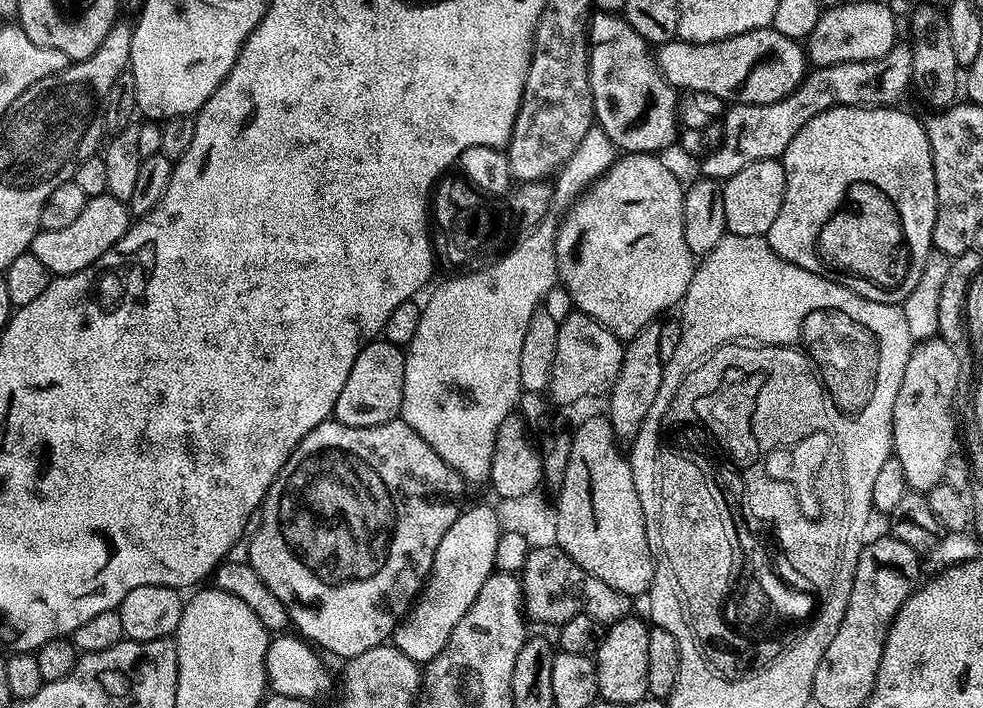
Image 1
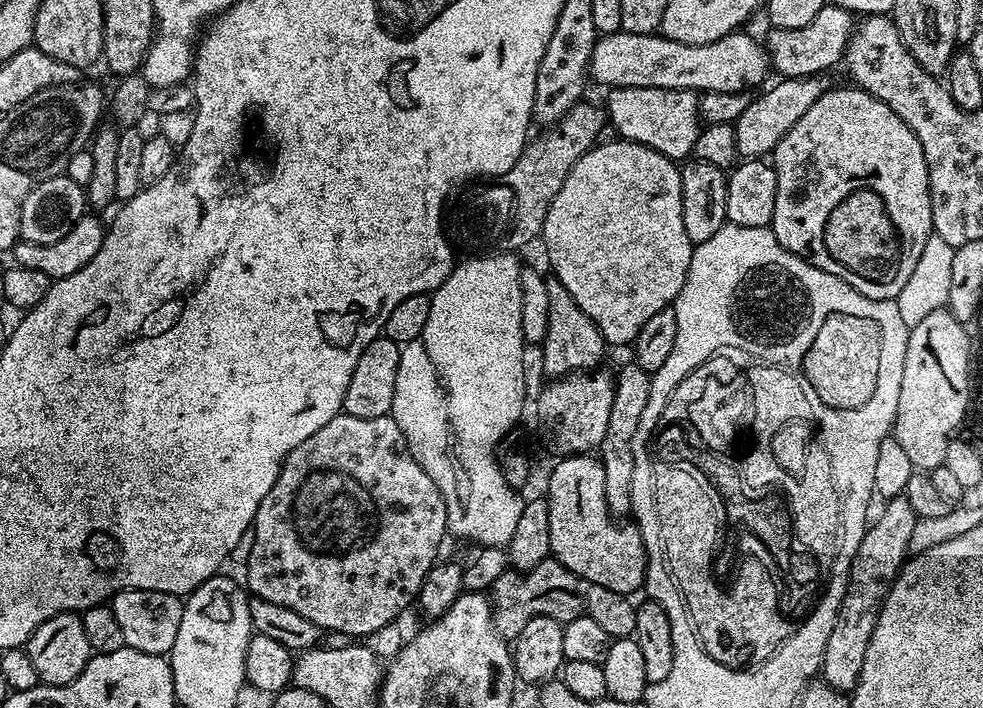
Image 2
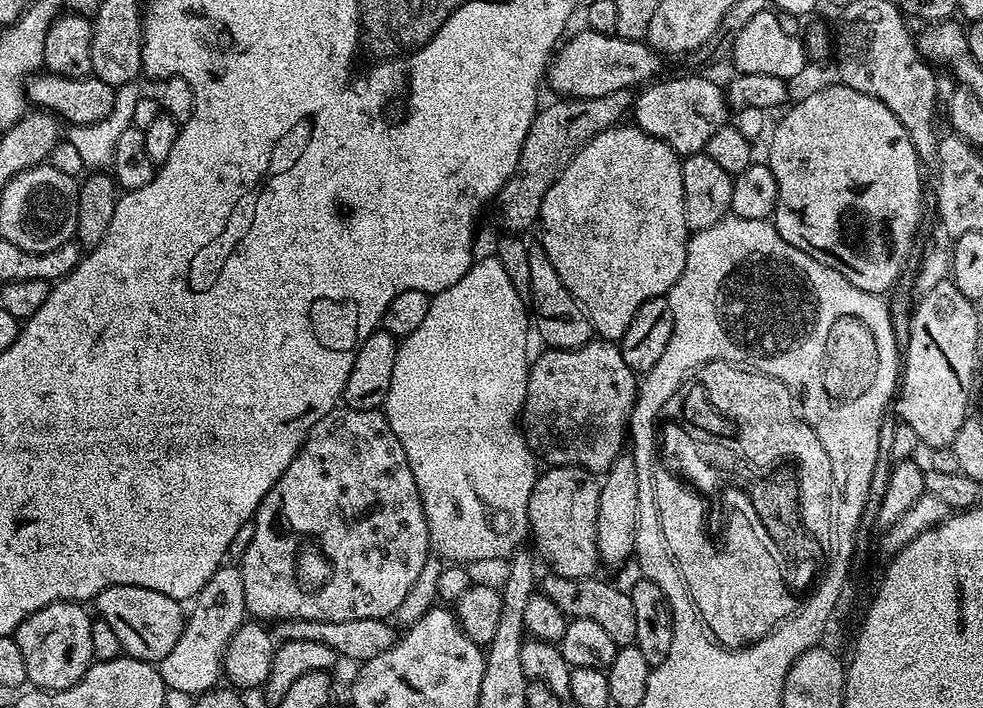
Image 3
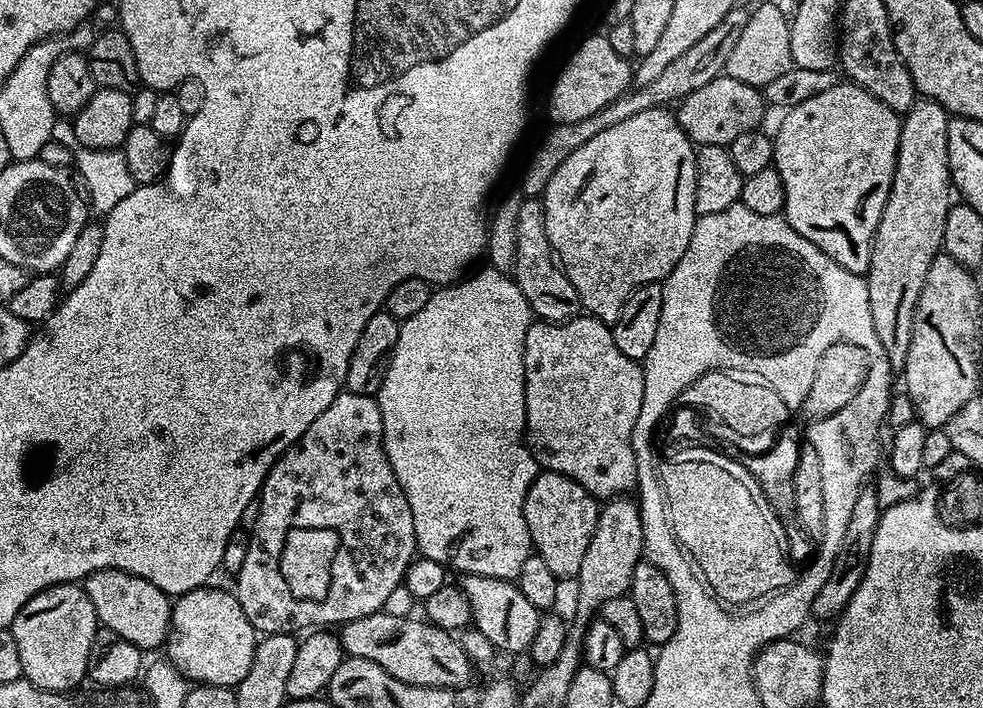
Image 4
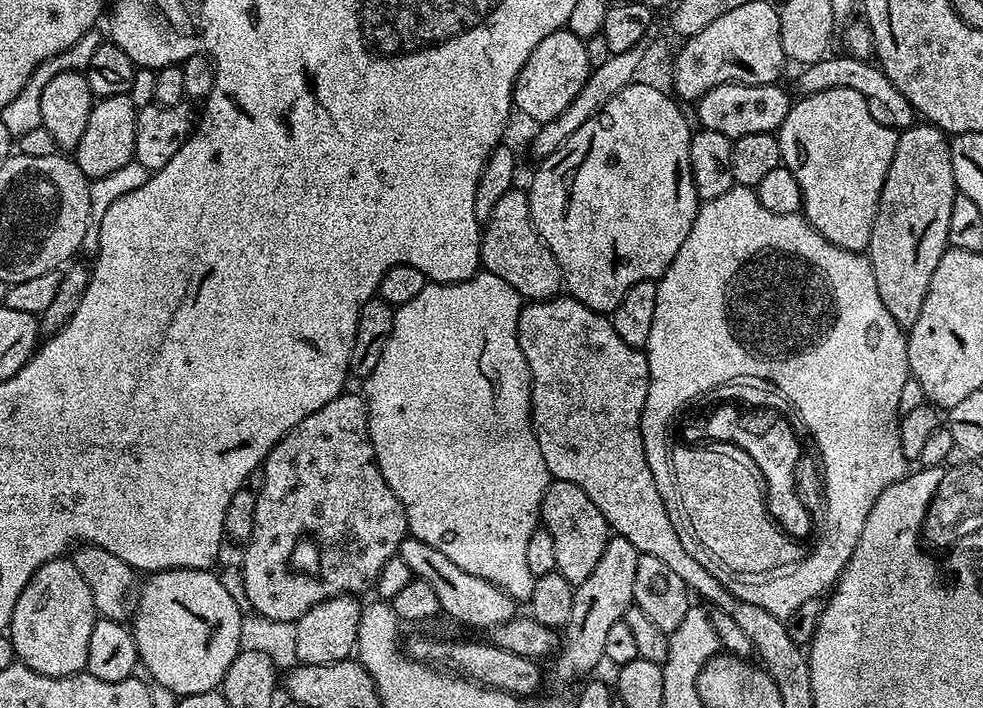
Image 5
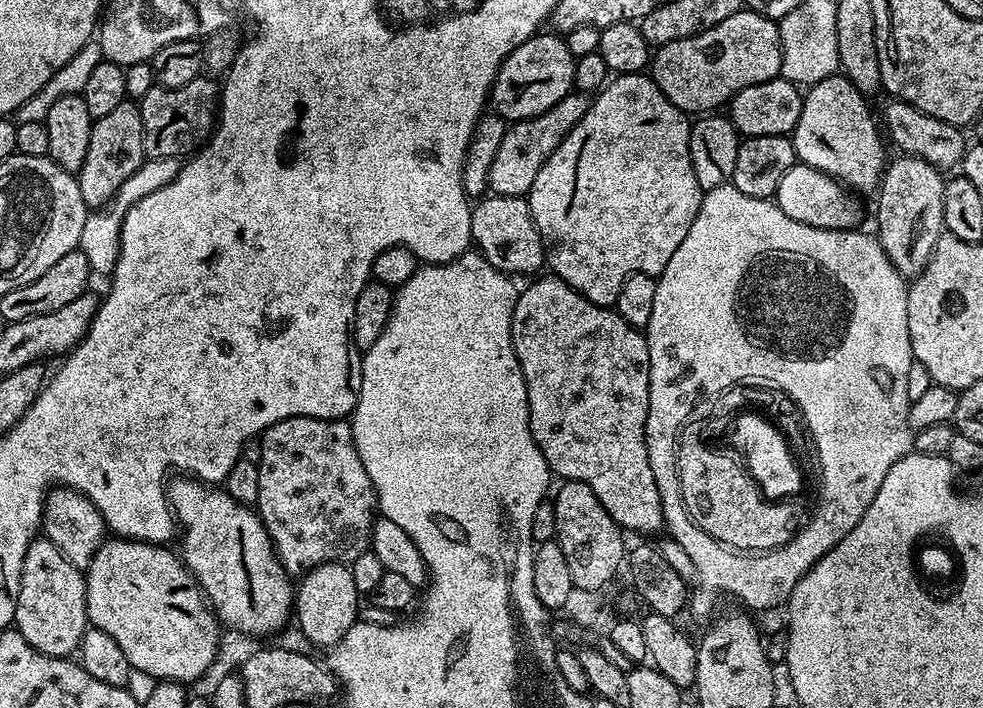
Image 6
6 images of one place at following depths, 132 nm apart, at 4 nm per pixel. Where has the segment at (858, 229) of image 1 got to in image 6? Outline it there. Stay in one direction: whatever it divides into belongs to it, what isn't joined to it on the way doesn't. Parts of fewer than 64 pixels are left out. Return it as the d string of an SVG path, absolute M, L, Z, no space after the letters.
M843 74L826 77L803 93L802 114L790 139L797 161L822 170L856 194L875 193L886 167L885 137L881 125L868 109L865 93L856 89Z

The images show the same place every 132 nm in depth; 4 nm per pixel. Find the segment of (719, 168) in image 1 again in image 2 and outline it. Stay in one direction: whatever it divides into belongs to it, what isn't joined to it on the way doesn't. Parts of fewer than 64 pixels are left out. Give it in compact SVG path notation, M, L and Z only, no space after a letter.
M805 76L803 78L780 78L773 88L765 87L759 94L753 95L749 99L746 110L735 122L736 137L738 138L738 150L744 158L764 158L767 157L778 146L778 142L822 98L822 94L827 92L830 84L820 76Z

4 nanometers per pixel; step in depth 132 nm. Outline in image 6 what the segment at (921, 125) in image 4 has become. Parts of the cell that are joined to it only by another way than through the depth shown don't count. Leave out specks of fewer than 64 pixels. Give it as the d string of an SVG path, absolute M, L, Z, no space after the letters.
M897 155L897 160L887 165L883 177L878 185L876 200L876 228L880 245L886 250L890 262L905 278L915 278L924 266L932 247L938 242L938 238L945 231L942 218L942 194L944 193L945 173L936 168L930 162L926 162L917 156Z

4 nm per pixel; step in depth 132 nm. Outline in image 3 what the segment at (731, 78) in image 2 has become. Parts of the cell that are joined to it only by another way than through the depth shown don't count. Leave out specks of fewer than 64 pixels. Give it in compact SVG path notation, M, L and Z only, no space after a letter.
M583 31L577 36L569 35L559 45L546 69L547 87L549 84L561 97L589 100L614 90L636 90L661 75L661 53L644 40L627 40L607 32Z

